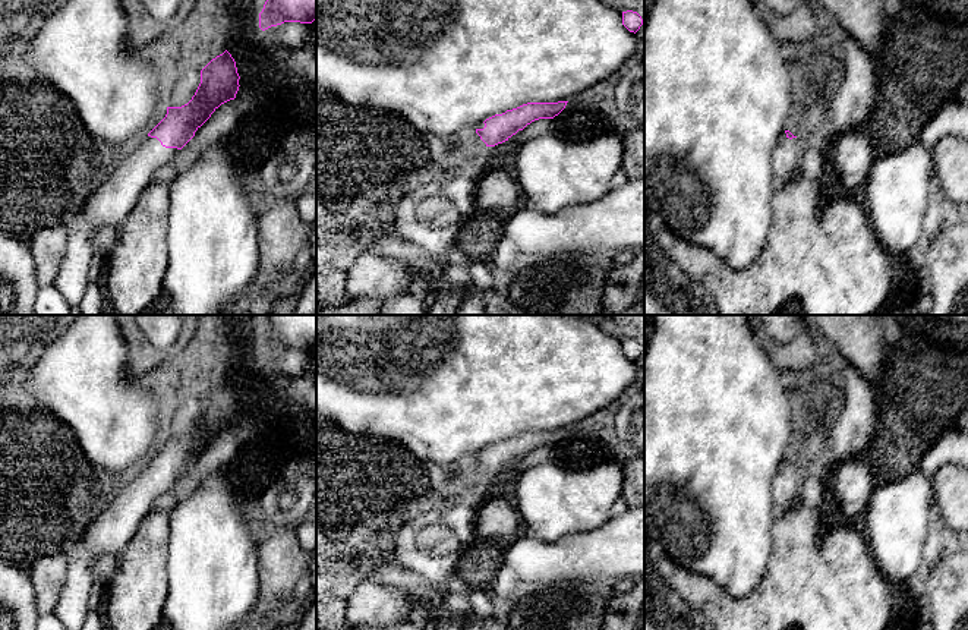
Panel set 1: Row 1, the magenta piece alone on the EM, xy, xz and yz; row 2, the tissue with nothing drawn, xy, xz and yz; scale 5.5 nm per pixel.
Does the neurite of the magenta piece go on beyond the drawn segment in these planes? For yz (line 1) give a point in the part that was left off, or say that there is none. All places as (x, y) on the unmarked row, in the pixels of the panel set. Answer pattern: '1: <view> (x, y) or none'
1: yz (787, 484)

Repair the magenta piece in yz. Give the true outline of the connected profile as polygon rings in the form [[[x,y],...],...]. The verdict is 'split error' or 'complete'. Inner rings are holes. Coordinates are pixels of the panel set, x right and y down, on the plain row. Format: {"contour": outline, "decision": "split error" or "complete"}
{"contour": [[[785,459],[773,479],[773,503],[779,513],[791,510],[798,503],[804,470]]], "decision": "split error"}

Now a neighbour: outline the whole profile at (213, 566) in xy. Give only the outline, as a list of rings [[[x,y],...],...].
[[[223,472],[208,473],[182,501],[167,501],[168,593],[163,618],[170,630],[242,630],[259,595],[259,529],[246,517]]]

